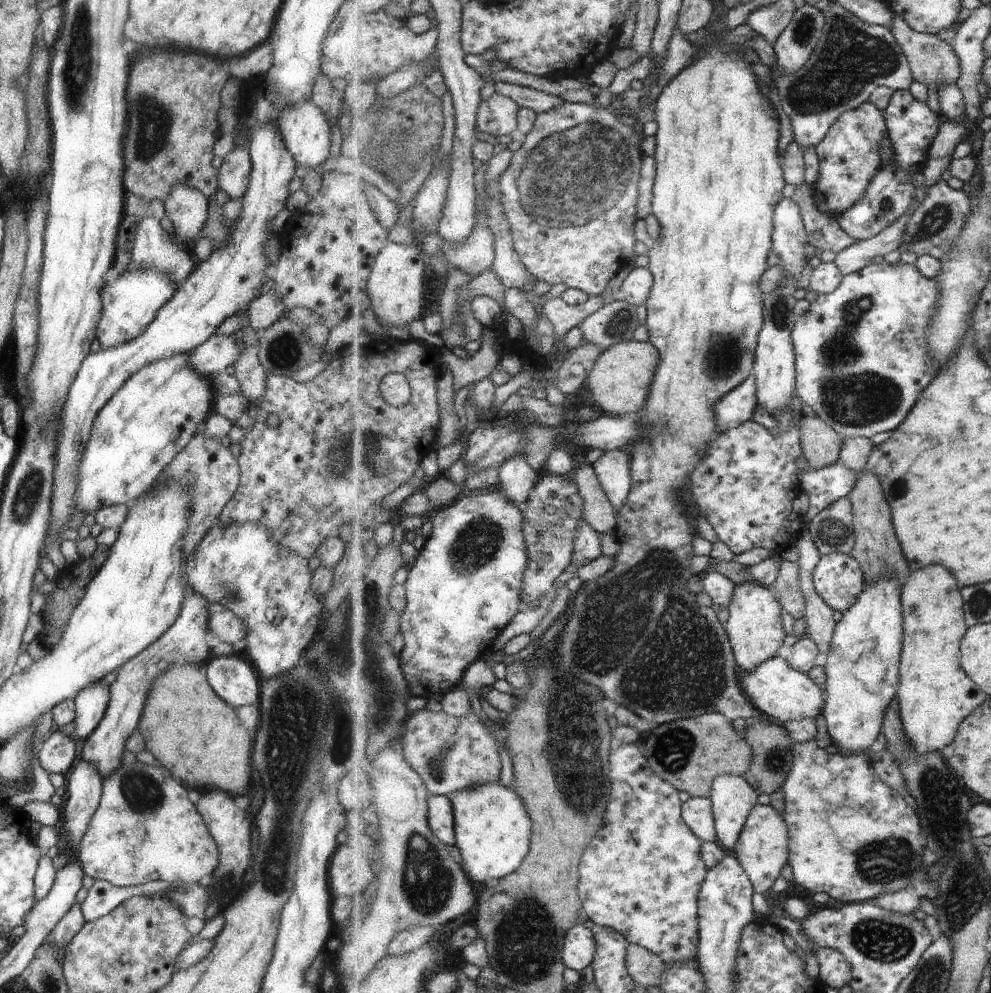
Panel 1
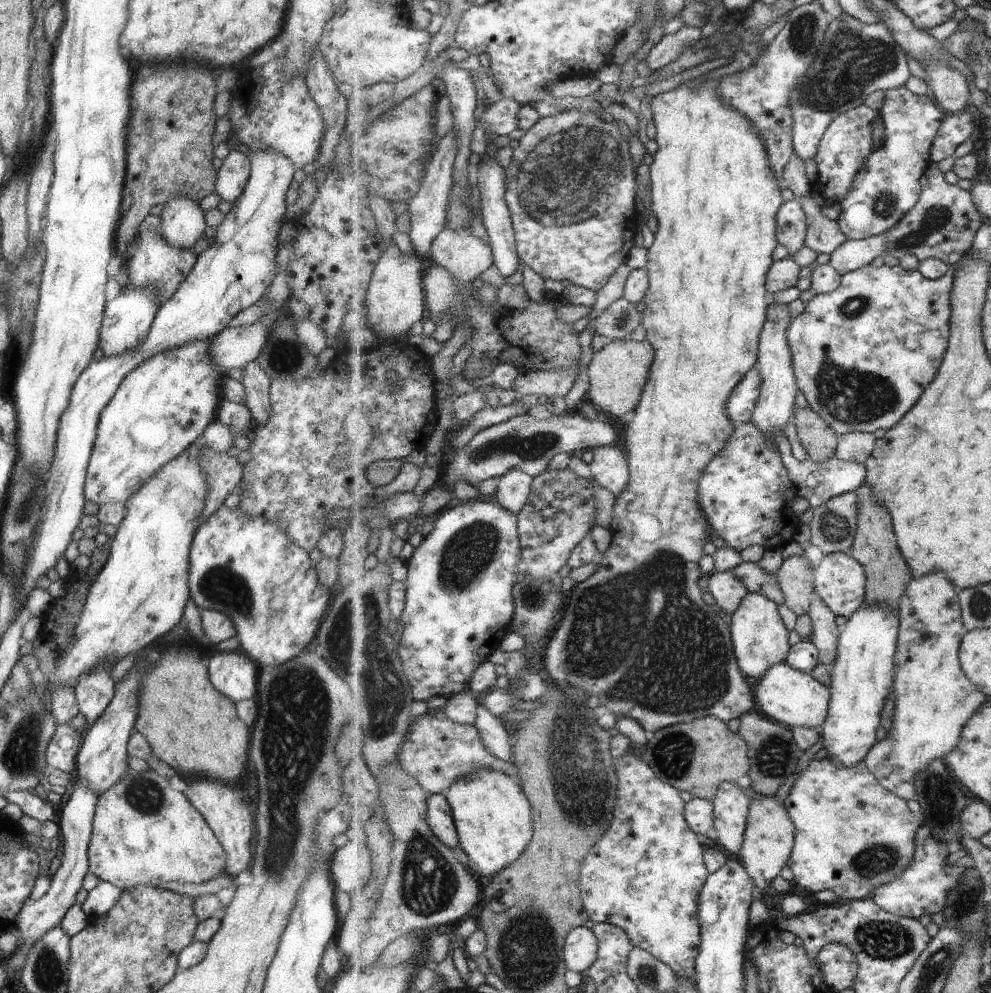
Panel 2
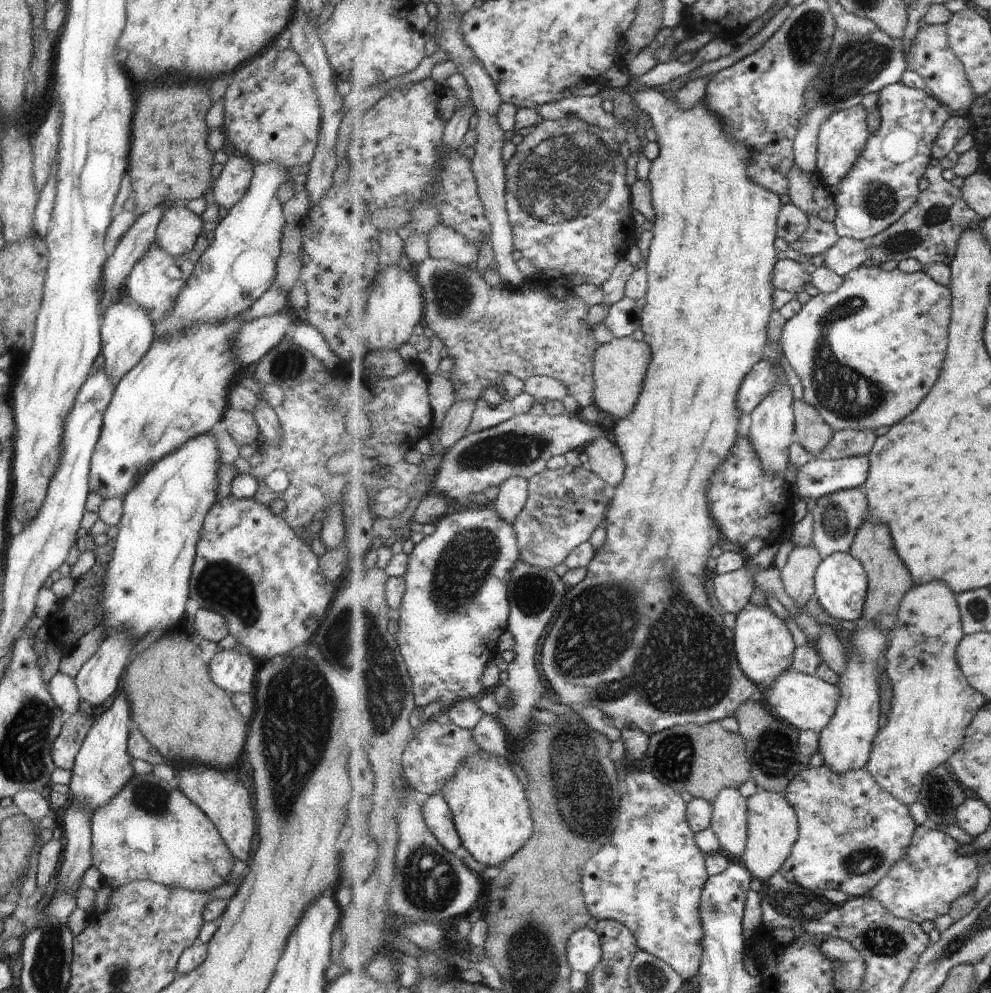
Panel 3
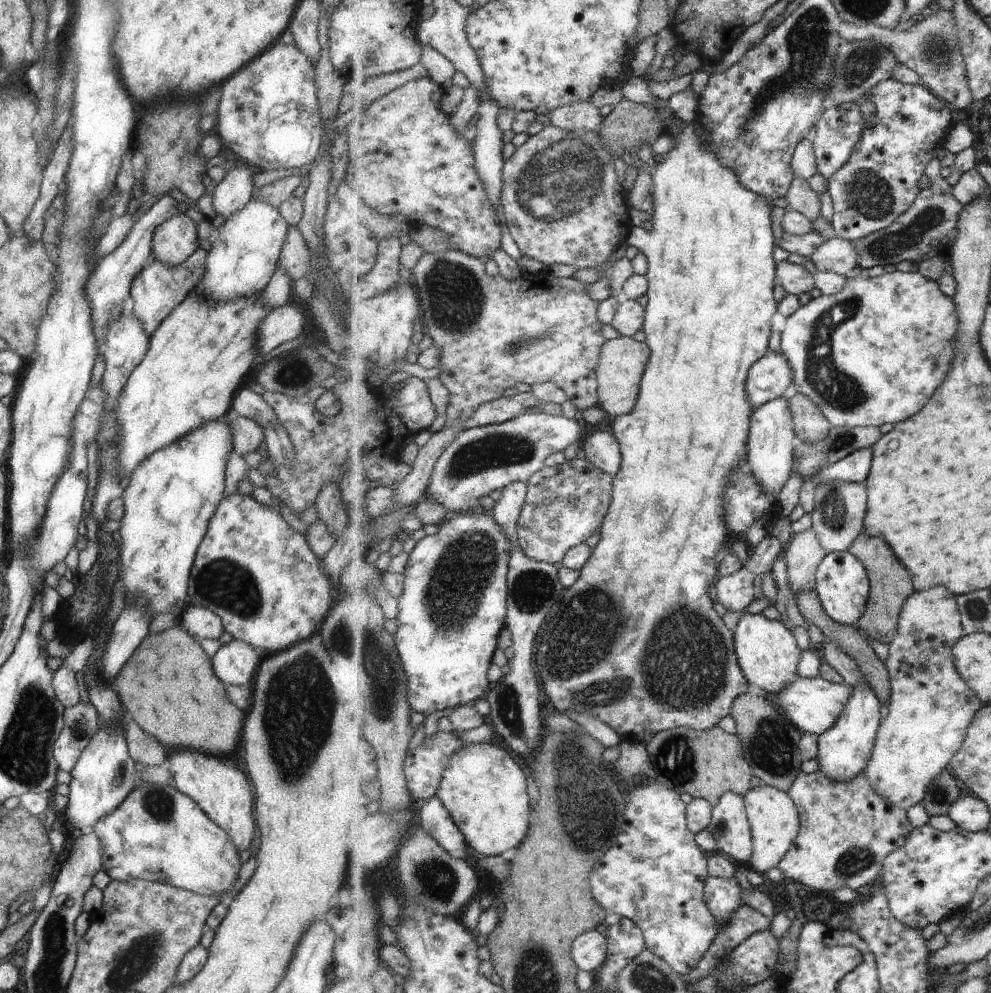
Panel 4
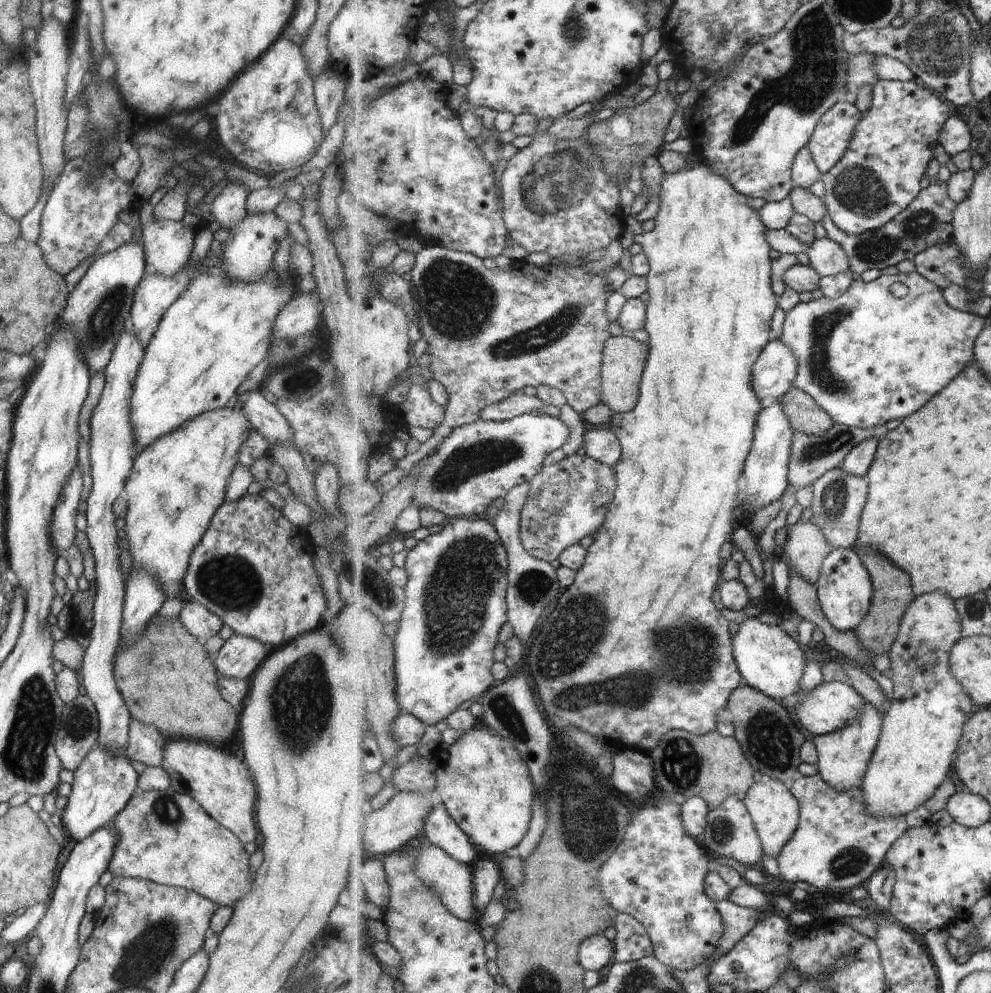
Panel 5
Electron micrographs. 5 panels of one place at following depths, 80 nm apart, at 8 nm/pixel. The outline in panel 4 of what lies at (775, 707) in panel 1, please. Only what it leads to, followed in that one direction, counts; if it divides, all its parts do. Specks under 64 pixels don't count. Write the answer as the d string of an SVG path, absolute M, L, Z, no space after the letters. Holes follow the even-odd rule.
M798 676L798 679L787 685L777 696L779 705L784 708L784 715L800 731L813 733L821 736L834 727L842 712L846 710L847 703L854 694L854 690L846 683L836 683L819 676L817 678L806 679Z

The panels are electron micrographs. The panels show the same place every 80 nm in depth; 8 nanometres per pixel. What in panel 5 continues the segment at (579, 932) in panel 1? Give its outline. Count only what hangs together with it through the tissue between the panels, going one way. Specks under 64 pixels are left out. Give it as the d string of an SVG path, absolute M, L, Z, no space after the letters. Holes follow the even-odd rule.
M603 934L591 935L579 948L579 960L587 971L605 973L614 960L614 941Z

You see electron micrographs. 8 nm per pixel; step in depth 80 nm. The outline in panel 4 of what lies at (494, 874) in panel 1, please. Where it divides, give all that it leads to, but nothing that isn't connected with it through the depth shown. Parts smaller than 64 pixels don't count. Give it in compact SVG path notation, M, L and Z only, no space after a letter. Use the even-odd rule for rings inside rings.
M497 741L465 743L457 749L448 760L448 767L444 772L437 796L449 809L463 836L466 836L473 855L501 856L507 850L519 848L529 837L531 802L527 794L527 776L523 768L517 764L517 760L503 746L499 746Z

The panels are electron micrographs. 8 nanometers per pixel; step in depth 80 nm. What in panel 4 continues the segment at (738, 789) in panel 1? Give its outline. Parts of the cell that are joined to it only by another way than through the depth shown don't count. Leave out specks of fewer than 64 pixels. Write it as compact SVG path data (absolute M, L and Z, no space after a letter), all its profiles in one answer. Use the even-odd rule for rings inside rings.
M732 792L723 795L707 829L717 838L719 853L747 868L754 854L754 836L744 797Z

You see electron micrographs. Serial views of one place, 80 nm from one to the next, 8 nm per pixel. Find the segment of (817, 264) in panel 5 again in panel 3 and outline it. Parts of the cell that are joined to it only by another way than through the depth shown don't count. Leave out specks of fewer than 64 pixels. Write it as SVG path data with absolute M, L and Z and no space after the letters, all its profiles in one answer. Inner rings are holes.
M841 237L822 257L822 266L830 268L839 276L846 277L859 266L863 266L870 258L870 248L867 241L860 241L849 237Z

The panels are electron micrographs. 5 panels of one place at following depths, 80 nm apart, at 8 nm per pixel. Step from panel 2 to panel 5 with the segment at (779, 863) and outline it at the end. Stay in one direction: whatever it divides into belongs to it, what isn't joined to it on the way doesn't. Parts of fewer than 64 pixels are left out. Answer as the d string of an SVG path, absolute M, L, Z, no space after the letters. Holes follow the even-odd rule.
M763 778L751 786L744 800L749 809L755 826L758 828L761 837L764 855L773 856L777 860L781 855L782 848L790 842L798 830L800 823L800 804L794 793L786 785L777 779Z

